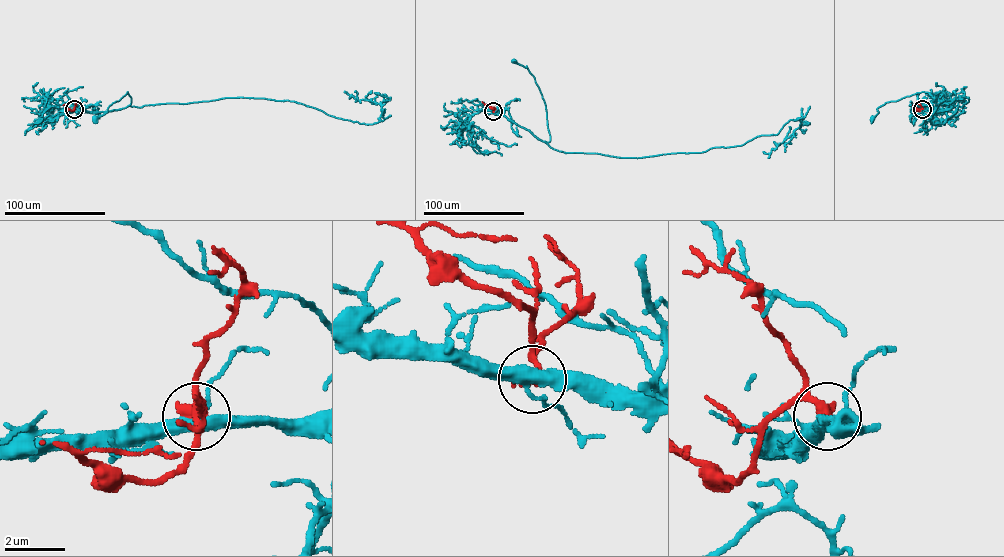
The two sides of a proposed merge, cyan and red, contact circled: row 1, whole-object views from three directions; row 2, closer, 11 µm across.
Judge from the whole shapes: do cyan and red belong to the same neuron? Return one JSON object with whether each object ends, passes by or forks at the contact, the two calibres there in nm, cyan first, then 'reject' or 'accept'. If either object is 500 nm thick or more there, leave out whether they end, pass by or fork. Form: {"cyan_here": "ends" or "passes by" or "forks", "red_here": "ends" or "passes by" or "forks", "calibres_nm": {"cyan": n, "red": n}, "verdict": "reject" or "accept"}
{"cyan_here": "forks", "red_here": "ends", "calibres_nm": {"cyan": 360, "red": 440}, "verdict": "reject"}

